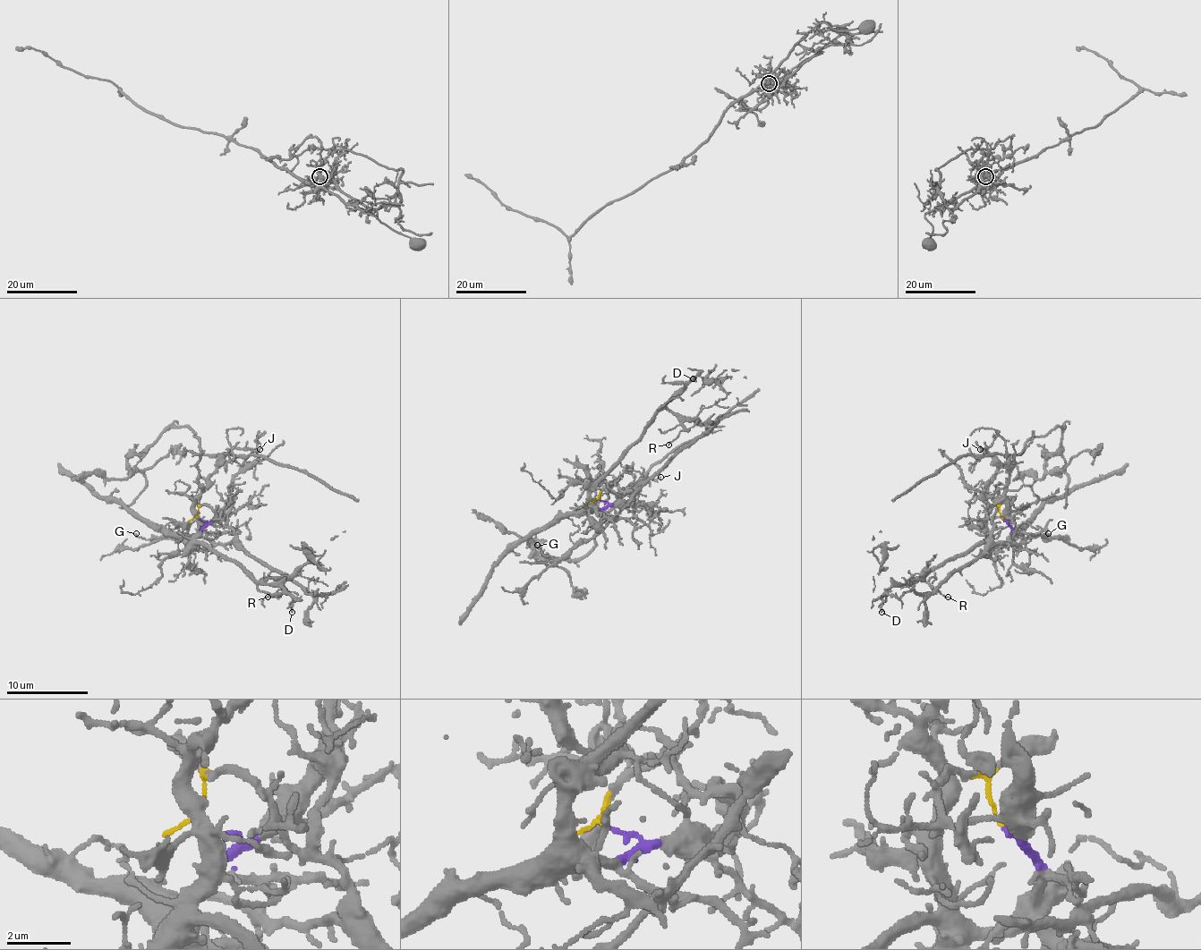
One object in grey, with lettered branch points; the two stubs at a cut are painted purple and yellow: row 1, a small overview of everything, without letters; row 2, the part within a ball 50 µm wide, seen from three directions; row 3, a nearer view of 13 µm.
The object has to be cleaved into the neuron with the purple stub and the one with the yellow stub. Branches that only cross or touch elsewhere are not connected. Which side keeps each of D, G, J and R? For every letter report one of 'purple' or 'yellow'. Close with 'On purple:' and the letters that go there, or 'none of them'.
D: purple
G: yellow
J: purple
R: purple
On purple: D, J, R

